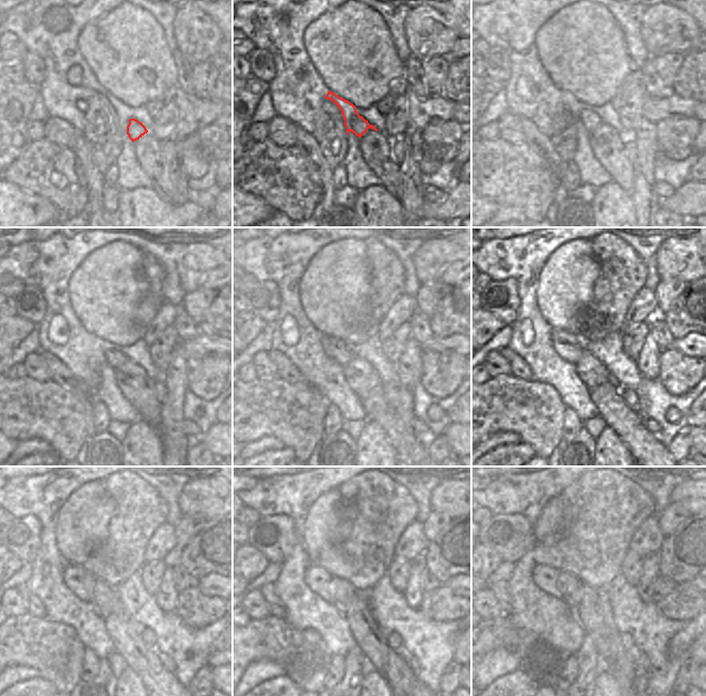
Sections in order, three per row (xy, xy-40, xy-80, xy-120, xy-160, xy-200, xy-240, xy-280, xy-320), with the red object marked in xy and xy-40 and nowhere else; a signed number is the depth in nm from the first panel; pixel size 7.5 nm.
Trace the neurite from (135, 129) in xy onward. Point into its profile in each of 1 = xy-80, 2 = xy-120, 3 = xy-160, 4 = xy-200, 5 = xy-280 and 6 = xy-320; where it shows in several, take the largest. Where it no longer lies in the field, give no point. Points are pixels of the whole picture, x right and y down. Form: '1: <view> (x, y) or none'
1: xy-80 (586, 113)
2: xy-120 (106, 352)
3: xy-160 (335, 348)
4: xy-200 (568, 345)
5: xy-280 (317, 579)
6: xy-320 (545, 576)

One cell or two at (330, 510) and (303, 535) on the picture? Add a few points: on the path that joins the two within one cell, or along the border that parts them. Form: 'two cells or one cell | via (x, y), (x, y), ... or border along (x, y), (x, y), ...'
one cell | via (323, 517), (309, 531)

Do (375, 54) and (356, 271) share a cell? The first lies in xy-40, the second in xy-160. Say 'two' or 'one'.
one

